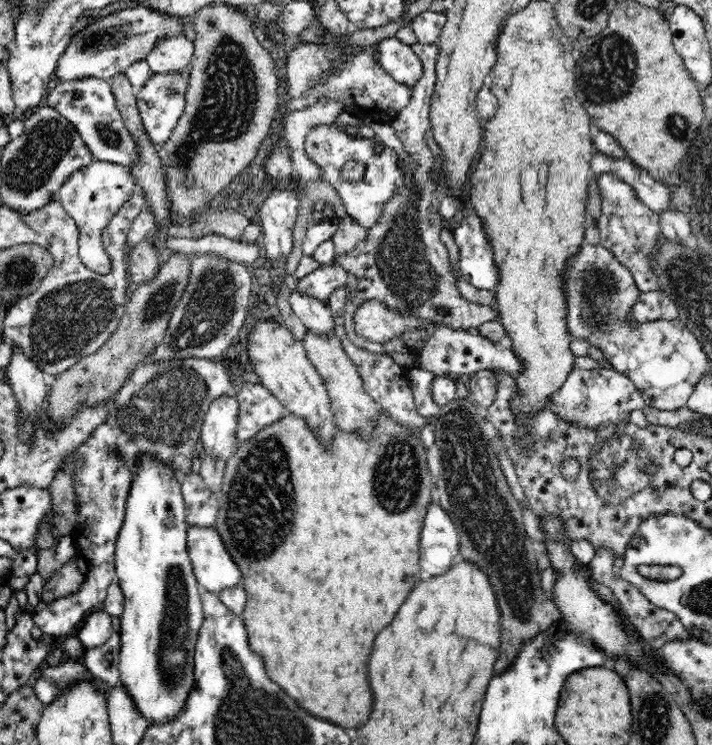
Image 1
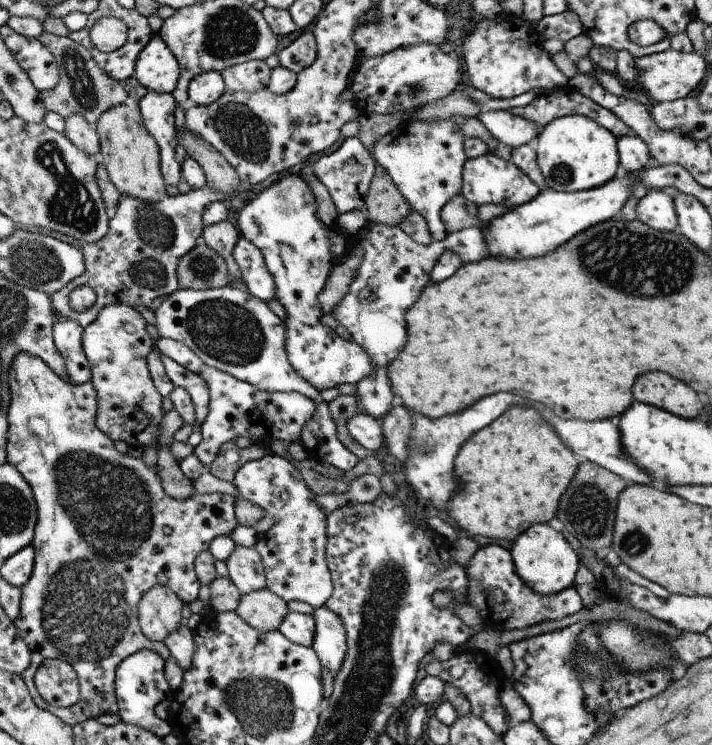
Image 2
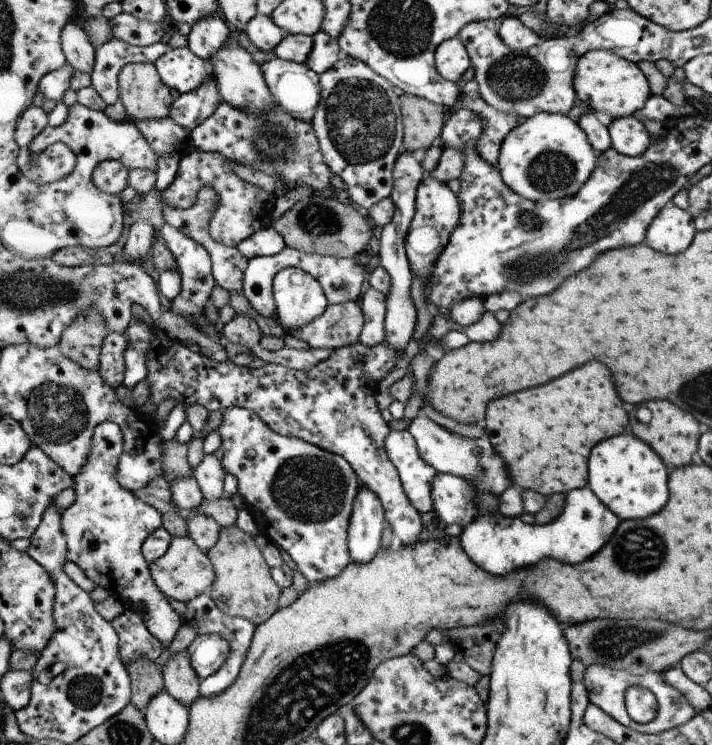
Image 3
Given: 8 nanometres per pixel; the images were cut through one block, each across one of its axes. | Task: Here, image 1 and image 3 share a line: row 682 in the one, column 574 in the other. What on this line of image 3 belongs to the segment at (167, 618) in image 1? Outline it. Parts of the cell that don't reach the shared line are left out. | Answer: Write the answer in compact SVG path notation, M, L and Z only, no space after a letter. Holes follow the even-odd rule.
M543 112L523 118L504 137L495 166L508 188L526 200L539 202L576 194L592 174L597 155L575 119Z

